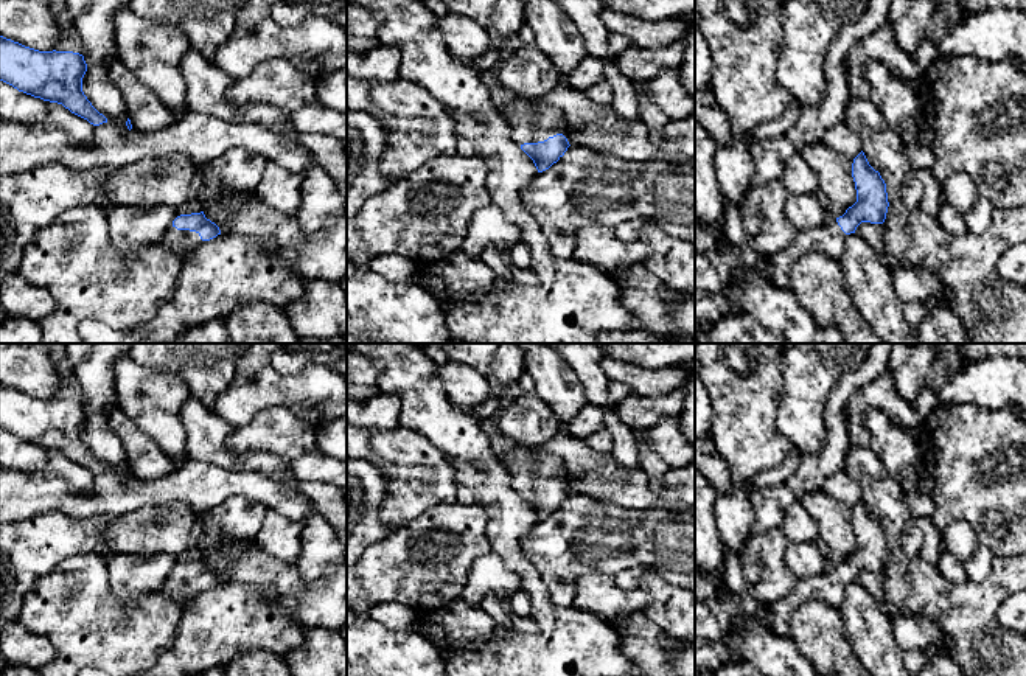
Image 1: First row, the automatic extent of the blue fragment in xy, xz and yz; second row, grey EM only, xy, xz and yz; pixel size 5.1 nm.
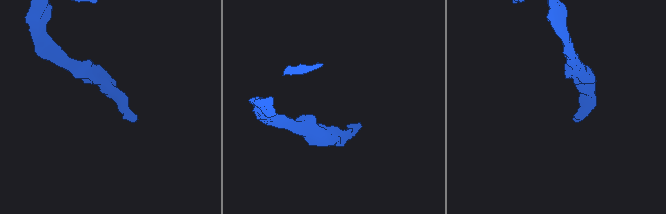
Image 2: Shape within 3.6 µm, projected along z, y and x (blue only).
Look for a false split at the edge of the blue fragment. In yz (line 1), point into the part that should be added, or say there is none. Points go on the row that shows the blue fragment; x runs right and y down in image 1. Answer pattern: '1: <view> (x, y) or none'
1: yz (829, 238)

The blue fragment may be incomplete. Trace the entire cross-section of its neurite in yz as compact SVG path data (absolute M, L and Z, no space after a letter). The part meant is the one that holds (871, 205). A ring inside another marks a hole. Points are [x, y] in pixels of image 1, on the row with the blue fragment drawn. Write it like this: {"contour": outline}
{"contour": "M861 151L852 163L857 202L836 219L813 228L799 230L787 250L766 258L766 275L779 287L790 289L790 272L799 255L824 252L833 260L843 253L844 241L861 222L883 224L888 213L886 183Z"}

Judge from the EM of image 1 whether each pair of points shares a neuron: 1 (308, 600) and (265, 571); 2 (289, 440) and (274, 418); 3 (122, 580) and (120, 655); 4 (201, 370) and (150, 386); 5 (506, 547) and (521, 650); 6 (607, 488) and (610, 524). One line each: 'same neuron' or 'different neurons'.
1: same neuron
2: same neuron
3: different neurons
4: different neurons
5: same neuron
6: different neurons

